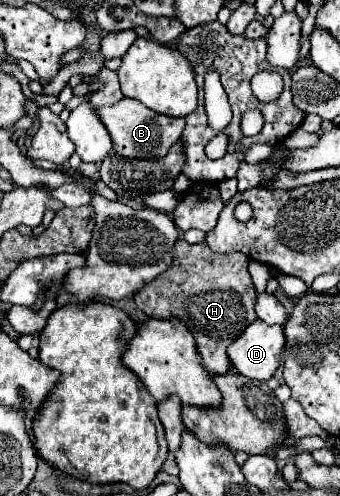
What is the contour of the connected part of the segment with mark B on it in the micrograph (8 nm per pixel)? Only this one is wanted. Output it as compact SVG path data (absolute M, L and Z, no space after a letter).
M121 99L117 105L101 107L97 111L99 111L99 117L103 119L103 125L107 127L109 135L113 139L117 155L121 155L121 157L159 159L159 157L167 155L169 147L175 143L175 139L181 137L183 127L185 127L185 119L159 115L133 99Z

